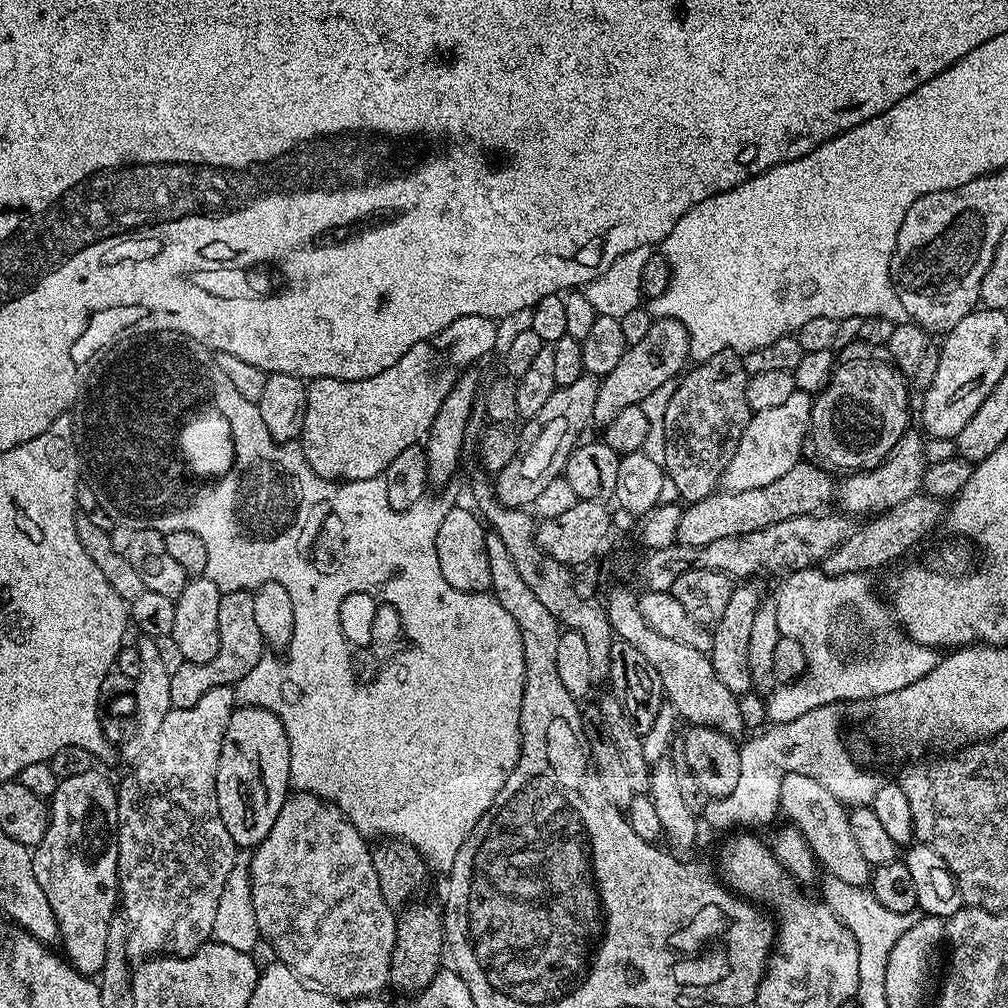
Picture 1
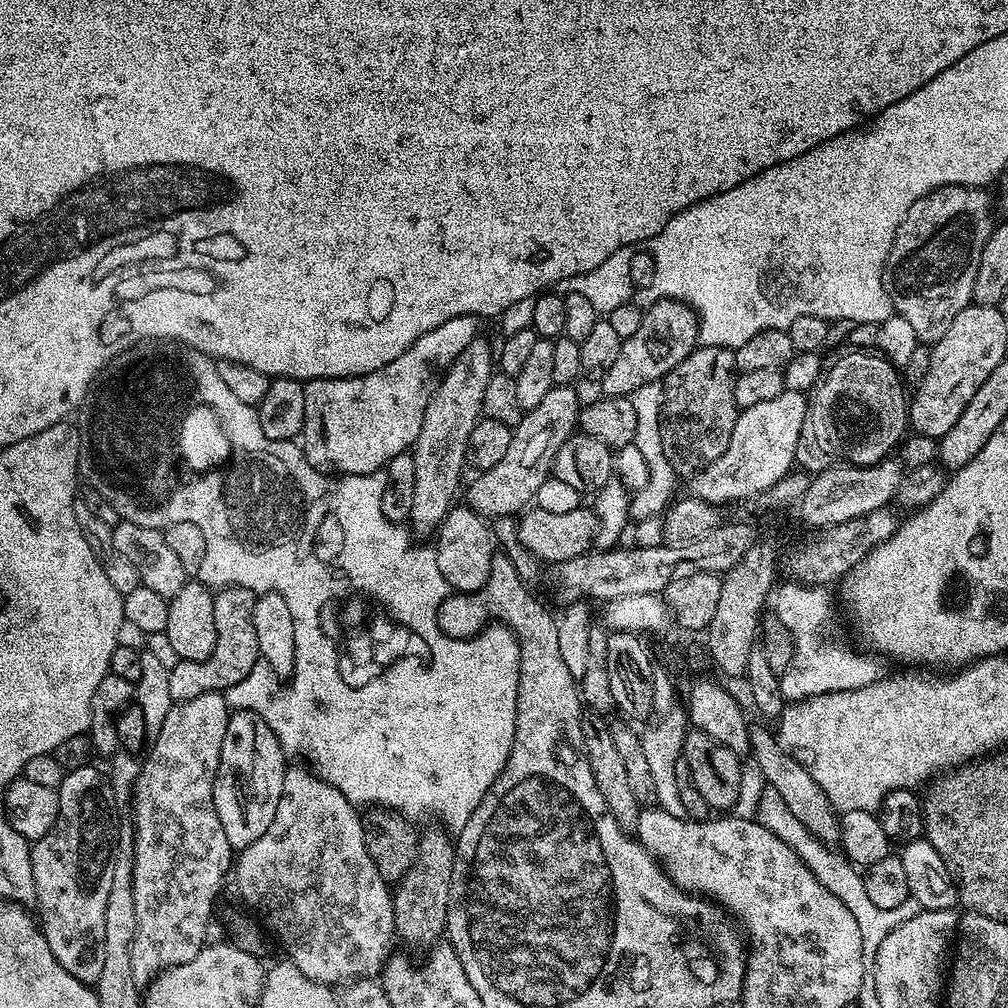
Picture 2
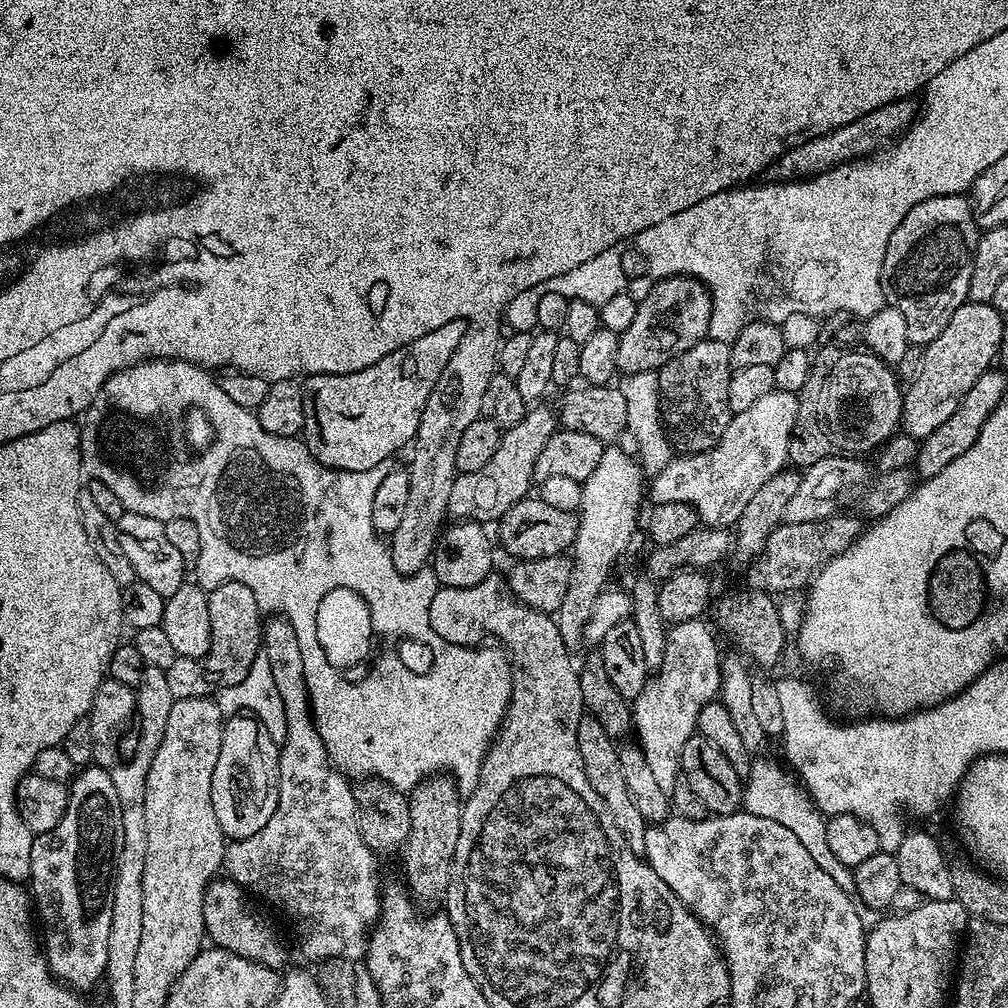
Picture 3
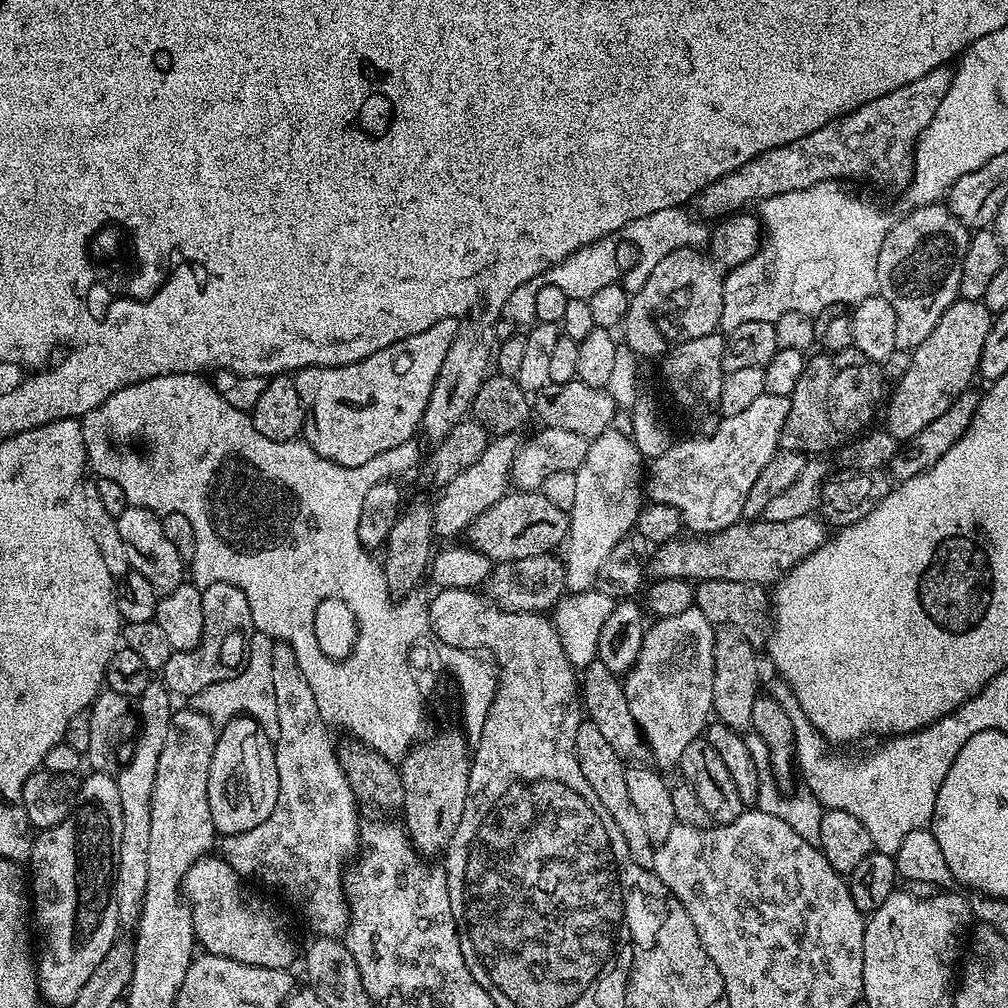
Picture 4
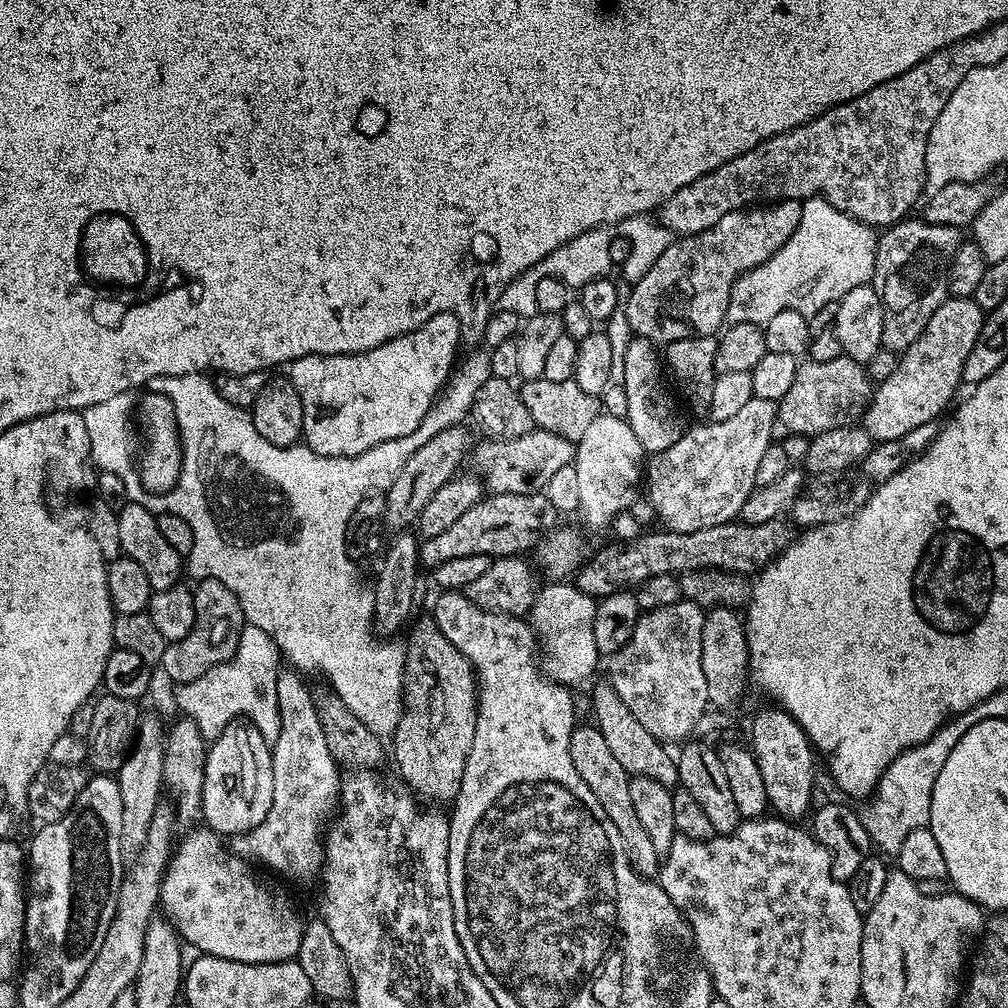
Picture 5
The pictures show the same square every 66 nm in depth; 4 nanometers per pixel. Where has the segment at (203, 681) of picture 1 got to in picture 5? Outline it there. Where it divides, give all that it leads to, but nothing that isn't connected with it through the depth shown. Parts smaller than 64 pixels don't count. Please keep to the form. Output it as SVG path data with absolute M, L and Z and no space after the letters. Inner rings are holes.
M201 580L195 585L192 593L194 598L194 626L190 634L181 640L165 643L164 653L159 667L164 668L166 675L172 679L173 685L194 682L194 678L202 678L211 668L224 664L236 653L240 635L245 626L244 606L220 580Z

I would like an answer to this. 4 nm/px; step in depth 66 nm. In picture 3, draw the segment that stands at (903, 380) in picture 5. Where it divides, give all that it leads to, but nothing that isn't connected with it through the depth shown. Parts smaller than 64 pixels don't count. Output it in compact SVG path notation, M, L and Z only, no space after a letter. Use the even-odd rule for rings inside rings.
M966 302L950 314L950 322L942 326L942 334L938 334L934 342L923 345L924 361L918 378L911 380L903 389L904 405L900 422L904 434L919 442L924 441L954 414L970 388L985 371L993 367L999 357L1005 326L1005 317L994 310L992 304Z

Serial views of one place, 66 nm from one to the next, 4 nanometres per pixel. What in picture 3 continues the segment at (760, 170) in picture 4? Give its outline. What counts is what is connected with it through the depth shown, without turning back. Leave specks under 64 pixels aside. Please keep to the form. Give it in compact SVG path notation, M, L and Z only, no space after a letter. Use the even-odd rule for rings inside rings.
M915 99L895 100L893 104L882 106L846 126L835 128L825 136L809 139L802 146L794 146L771 165L770 172L776 175L773 177L777 181L787 182L817 176L820 172L830 171L837 164L845 164L848 160L859 160L865 156L871 156L873 152L885 147L905 130L911 128L917 115L918 104Z

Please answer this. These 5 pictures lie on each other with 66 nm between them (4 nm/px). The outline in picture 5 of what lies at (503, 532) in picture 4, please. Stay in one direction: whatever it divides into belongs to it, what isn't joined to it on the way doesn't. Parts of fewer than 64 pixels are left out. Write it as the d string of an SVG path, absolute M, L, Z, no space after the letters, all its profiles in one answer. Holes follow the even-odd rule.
M497 492L481 498L462 518L442 534L434 534L420 540L420 563L425 569L434 570L450 558L470 558L486 556L520 556L524 551L535 549L536 545L553 531L558 524L558 513L550 506L548 497L543 492L530 494L506 494Z

